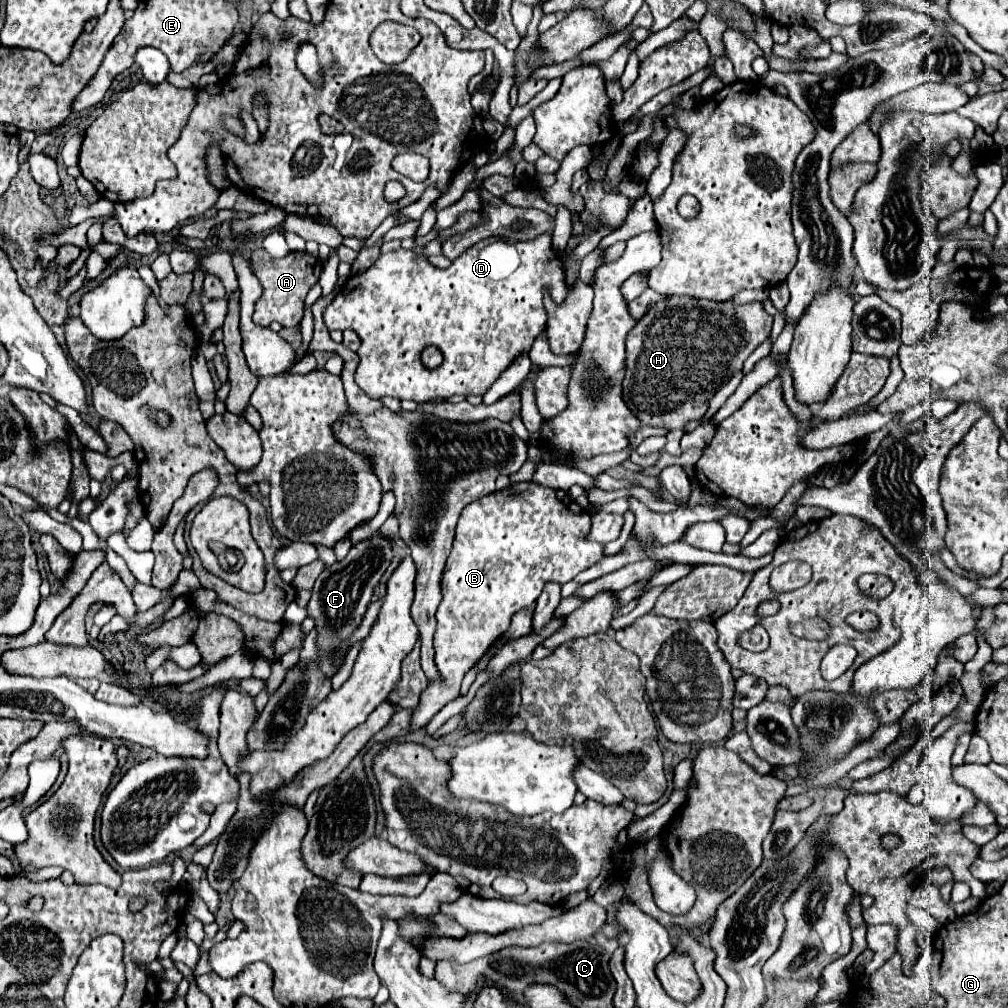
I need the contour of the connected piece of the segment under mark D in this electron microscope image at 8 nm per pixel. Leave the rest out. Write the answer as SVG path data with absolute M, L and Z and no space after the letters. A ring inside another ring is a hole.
M549 233L533 241L509 245L489 239L479 241L459 255L451 267L441 271L433 267L425 255L415 259L413 251L397 249L381 255L363 275L347 279L339 295L323 311L323 321L327 329L353 329L359 335L361 347L357 351L359 365L355 381L373 399L389 395L425 403L451 395L485 395L499 373L505 371L513 359L529 353L535 337L545 329L547 315L541 301L545 285L551 287L553 301L561 305L567 297L565 267L551 247ZM429 345L435 345L443 353L441 367L427 369L421 363L421 353Z

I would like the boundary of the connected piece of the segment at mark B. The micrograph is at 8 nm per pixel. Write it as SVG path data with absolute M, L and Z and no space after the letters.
M533 481L513 483L507 489L481 497L463 509L455 529L453 551L443 573L443 601L437 609L437 631L433 645L439 679L431 681L429 687L421 693L419 705L413 711L409 731L423 729L449 701L459 697L459 687L465 673L509 629L513 613L537 601L547 581L563 585L603 559L603 545L585 539L589 527L589 513L579 507L565 491L549 489Z

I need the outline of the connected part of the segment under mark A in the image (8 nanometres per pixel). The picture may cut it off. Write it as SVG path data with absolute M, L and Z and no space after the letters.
M255 249L251 253L251 271L265 287L265 293L255 307L253 321L261 327L269 327L269 323L273 321L281 323L283 327L297 327L303 317L305 295L319 281L321 269L323 269L323 261L309 253L289 253L281 259L273 259L263 249Z

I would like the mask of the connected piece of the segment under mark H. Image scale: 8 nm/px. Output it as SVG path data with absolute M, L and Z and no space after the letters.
M669 295L663 301L651 303L647 313L627 335L627 369L623 379L623 397L633 415L641 423L645 423L637 431L633 431L633 435L629 435L629 445L637 449L641 441L651 435L667 435L669 429L683 429L689 421L701 419L709 409L711 397L735 373L741 371L743 361L769 337L771 325L773 317L763 309L763 303L759 301L735 305L731 301L719 303L711 299L695 299L689 295Z

